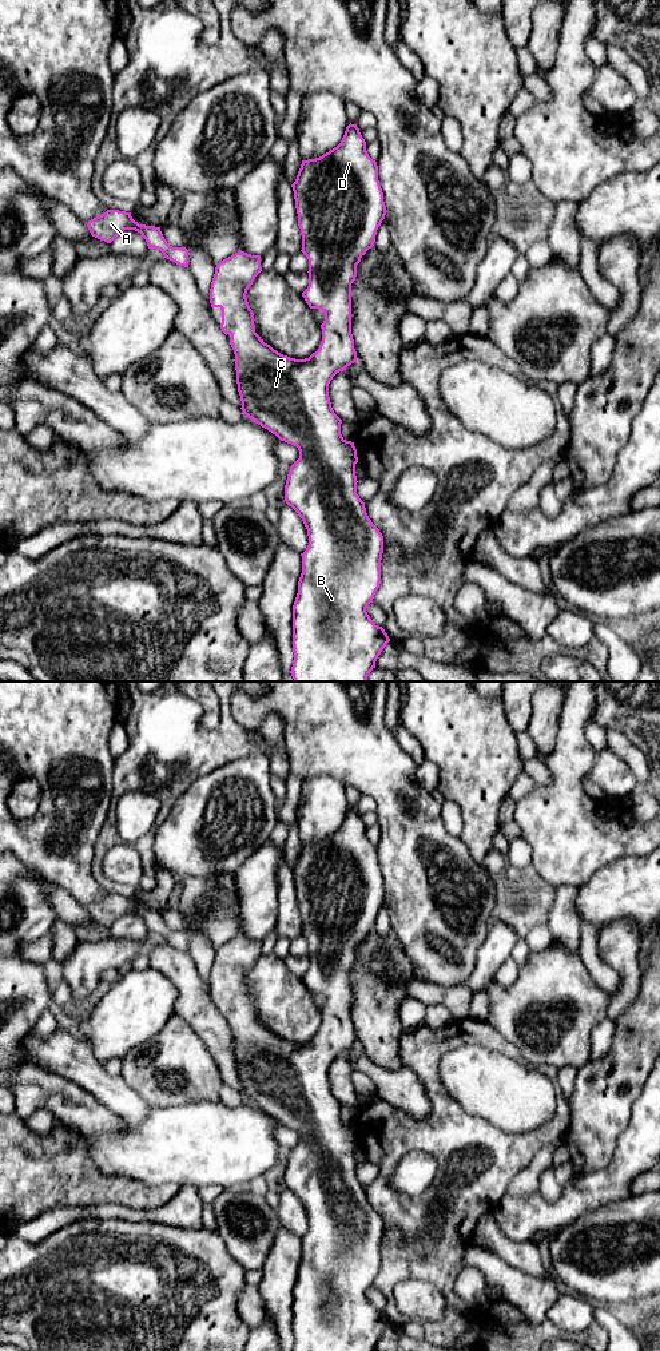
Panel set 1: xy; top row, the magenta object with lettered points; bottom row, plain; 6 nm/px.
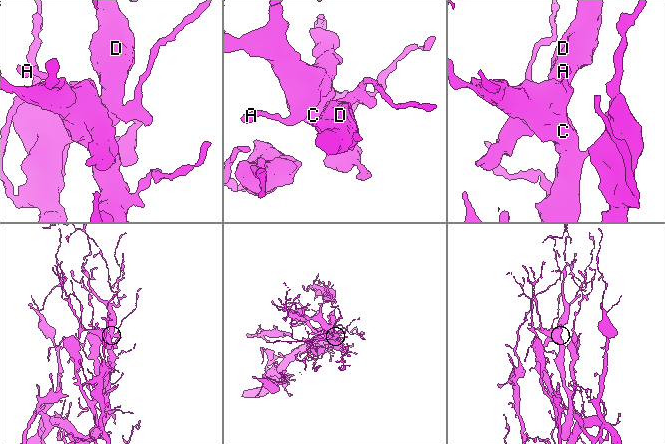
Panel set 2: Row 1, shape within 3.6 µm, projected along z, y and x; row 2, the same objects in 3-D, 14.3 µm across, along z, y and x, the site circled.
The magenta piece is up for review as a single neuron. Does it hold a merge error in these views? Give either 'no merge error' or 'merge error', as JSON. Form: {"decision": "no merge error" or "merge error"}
{"decision": "no merge error"}

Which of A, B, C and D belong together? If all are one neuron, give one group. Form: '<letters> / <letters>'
A B C D

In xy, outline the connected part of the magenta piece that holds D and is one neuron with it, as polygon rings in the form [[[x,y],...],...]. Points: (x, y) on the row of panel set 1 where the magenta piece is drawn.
[[[349,124],[341,143],[319,158],[302,160],[295,182],[291,184],[302,235],[302,253],[309,259],[309,286],[302,293],[310,309],[325,313],[321,325],[322,342],[309,358],[295,359],[274,350],[255,333],[254,313],[246,294],[255,277],[262,271],[261,255],[238,251],[219,262],[210,289],[211,307],[222,309],[220,329],[231,335],[235,354],[238,392],[243,413],[254,422],[275,434],[281,441],[298,448],[299,458],[290,466],[285,501],[302,518],[309,545],[302,556],[302,573],[293,605],[291,676],[294,682],[367,682],[375,661],[390,641],[382,627],[373,623],[366,608],[373,603],[381,584],[381,560],[383,536],[366,513],[365,502],[357,494],[354,442],[341,434],[342,420],[334,413],[329,397],[333,377],[357,362],[351,334],[351,283],[357,277],[357,265],[374,246],[377,230],[386,215],[383,192],[378,180],[378,166],[366,151],[366,142],[357,124]]]

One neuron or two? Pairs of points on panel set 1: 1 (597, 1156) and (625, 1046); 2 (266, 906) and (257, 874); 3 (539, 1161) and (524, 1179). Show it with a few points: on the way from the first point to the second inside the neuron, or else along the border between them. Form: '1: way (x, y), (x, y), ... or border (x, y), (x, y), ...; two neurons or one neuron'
1: way (597, 1129), (600, 1104), (605, 1091), (623, 1073); one neuron
2: way (258, 898), (257, 882); one neuron
3: way (537, 1165), (528, 1175); one neuron

